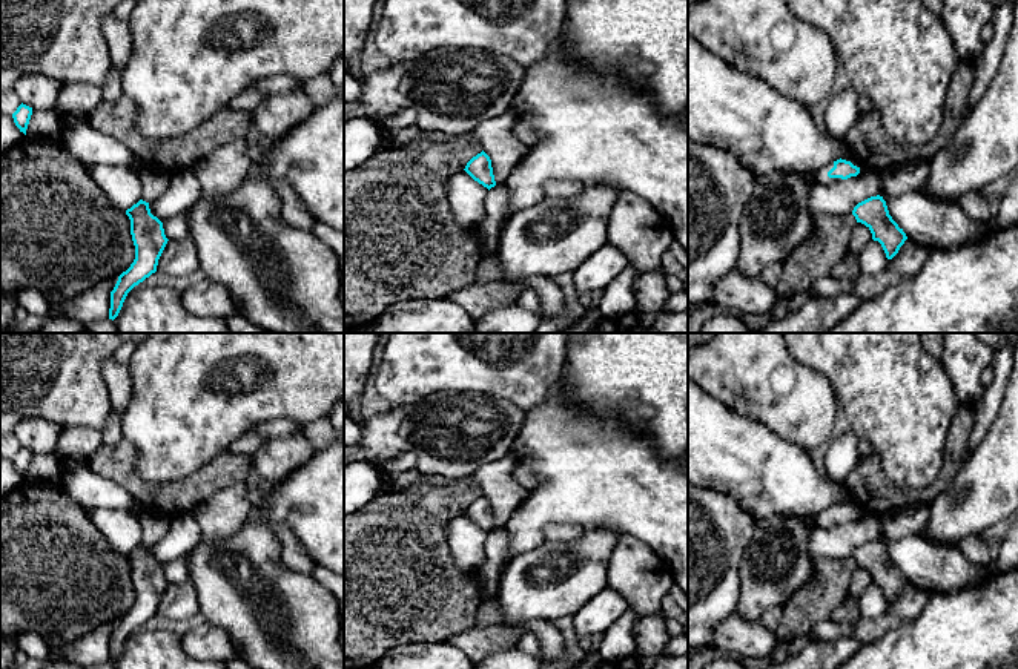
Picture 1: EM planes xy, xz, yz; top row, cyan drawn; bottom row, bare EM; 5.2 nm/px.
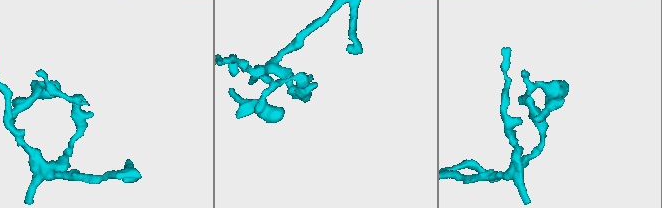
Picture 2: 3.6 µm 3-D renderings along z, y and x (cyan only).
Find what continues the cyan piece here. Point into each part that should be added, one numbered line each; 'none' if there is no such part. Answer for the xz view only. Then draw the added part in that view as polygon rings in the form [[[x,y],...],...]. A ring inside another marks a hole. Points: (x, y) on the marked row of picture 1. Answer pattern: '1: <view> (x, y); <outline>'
1: xz (496, 201); [[[496,184],[485,196],[485,218],[476,229],[482,258],[496,256],[502,227],[510,216],[510,195],[505,184]]]

